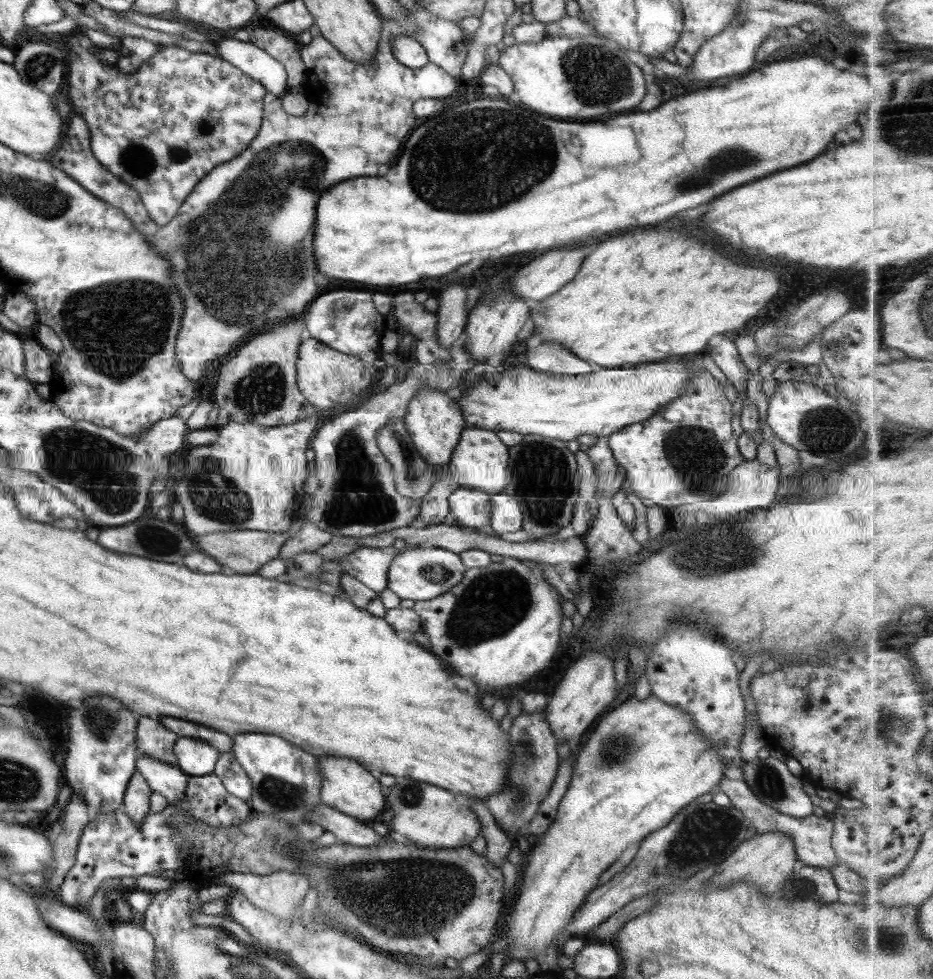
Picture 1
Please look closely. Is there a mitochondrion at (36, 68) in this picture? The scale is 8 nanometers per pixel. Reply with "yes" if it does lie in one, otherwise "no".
yes

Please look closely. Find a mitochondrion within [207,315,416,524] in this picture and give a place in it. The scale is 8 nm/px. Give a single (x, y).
(261, 391)

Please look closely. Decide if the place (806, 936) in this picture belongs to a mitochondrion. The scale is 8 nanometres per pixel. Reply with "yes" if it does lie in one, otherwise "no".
no

